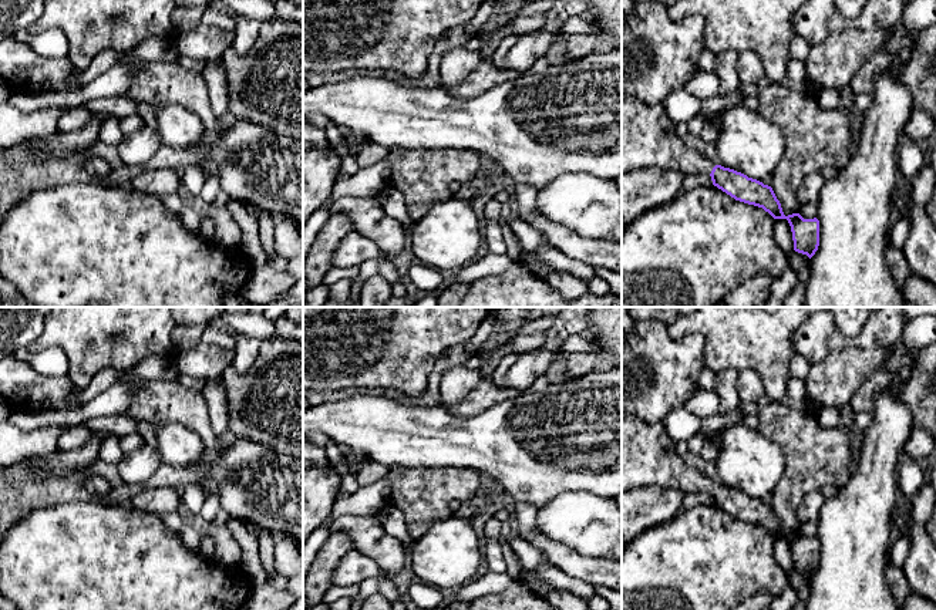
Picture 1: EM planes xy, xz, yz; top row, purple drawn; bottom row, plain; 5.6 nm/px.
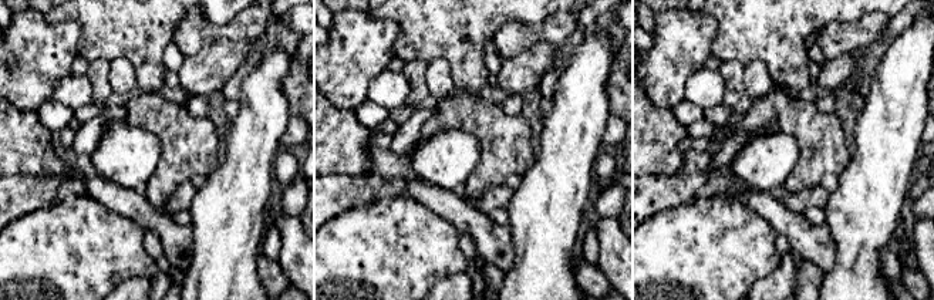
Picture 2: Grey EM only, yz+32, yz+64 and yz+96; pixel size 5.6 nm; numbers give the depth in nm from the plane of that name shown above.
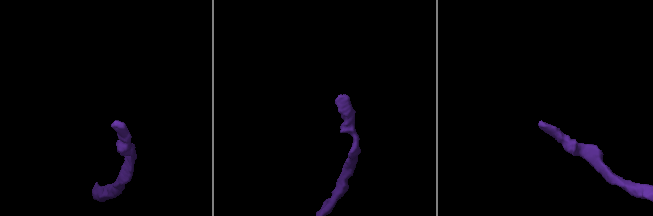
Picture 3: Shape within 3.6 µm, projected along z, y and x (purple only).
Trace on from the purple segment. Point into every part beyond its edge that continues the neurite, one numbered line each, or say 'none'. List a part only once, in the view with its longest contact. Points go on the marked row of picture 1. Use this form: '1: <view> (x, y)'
1: yz (649, 140)

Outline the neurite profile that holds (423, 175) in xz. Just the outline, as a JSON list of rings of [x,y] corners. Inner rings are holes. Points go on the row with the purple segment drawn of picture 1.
[[[391,148],[388,186],[400,189],[407,203],[408,216],[415,223],[432,205],[454,196],[450,191],[452,182],[475,181],[479,173],[481,158],[478,152],[468,149]]]

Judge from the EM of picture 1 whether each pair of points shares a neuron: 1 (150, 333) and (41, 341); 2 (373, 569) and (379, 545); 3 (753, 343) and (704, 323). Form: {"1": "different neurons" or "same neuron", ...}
{"1": "same neuron", "2": "different neurons", "3": "same neuron"}

